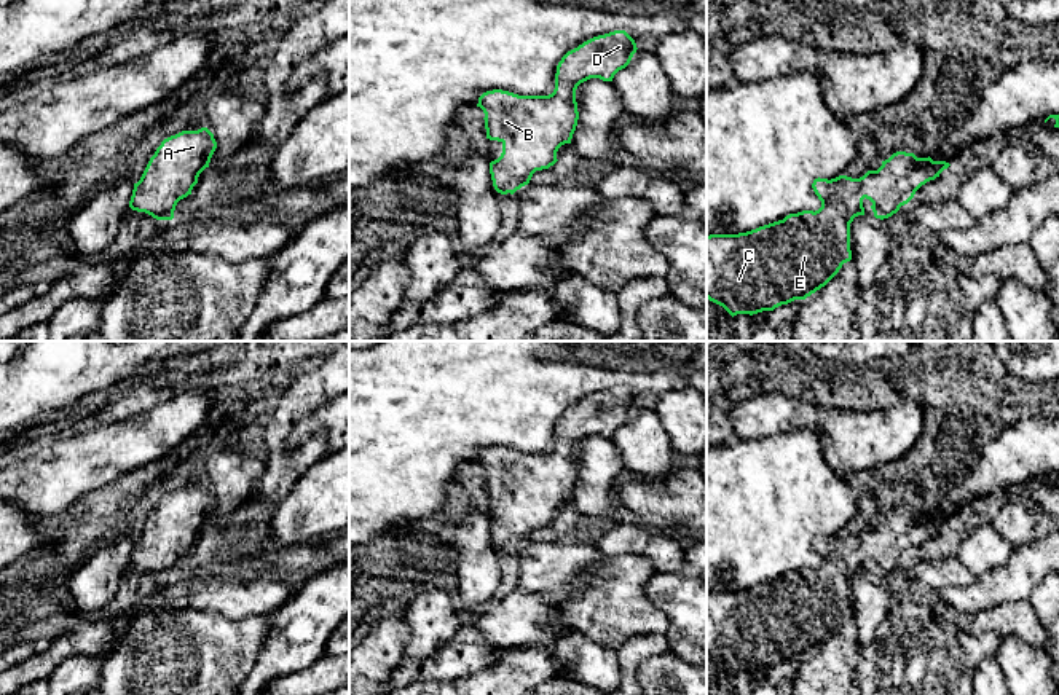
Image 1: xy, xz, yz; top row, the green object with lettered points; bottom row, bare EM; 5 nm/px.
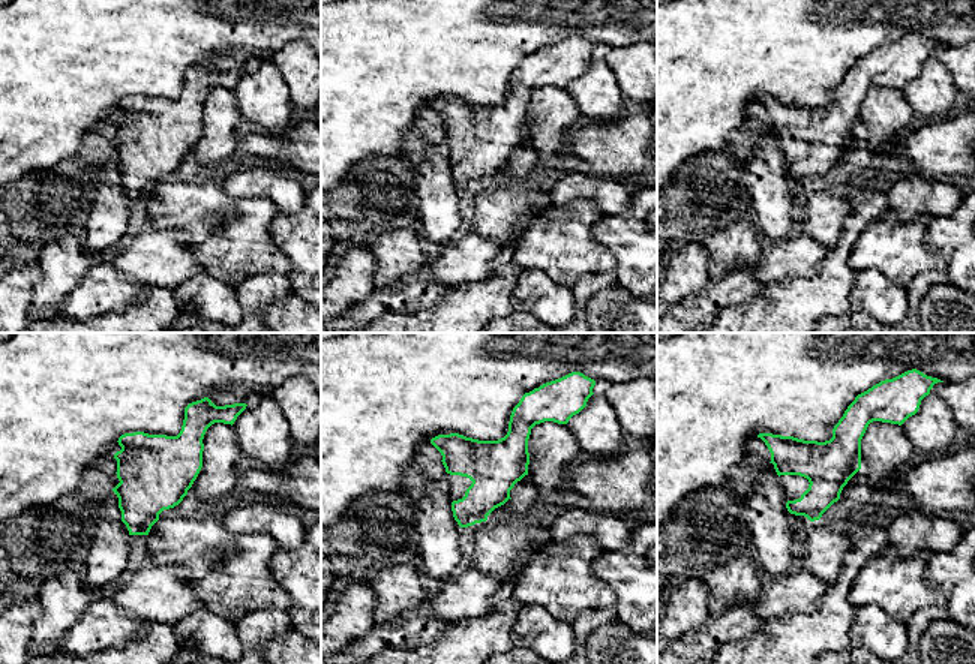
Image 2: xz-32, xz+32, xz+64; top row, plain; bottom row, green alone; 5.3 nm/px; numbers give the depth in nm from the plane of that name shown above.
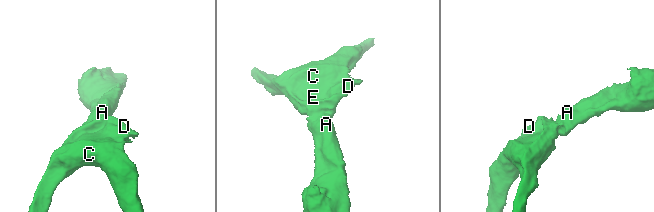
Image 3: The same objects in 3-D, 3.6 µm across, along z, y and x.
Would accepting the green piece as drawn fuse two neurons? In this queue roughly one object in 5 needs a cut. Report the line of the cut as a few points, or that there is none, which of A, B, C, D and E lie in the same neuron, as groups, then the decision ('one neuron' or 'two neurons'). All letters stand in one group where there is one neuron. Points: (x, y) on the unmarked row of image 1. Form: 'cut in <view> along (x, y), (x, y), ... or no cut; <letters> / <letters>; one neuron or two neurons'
no cut; A B C D E; one neuron

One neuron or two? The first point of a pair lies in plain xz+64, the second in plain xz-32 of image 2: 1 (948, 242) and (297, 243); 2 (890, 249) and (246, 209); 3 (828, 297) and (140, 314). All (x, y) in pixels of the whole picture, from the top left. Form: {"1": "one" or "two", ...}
{"1": "one", "2": "one", "3": "one"}

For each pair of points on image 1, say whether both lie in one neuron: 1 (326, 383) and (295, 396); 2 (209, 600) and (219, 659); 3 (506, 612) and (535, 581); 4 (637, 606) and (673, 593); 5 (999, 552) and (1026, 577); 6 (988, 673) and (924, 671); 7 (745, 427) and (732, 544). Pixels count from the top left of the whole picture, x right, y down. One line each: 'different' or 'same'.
1: same
2: different
3: different
4: different
5: different
6: different
7: different

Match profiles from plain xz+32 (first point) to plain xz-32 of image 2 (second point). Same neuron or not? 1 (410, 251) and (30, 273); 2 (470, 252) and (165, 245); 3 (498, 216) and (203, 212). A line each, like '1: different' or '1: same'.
1: different
2: same
3: same

